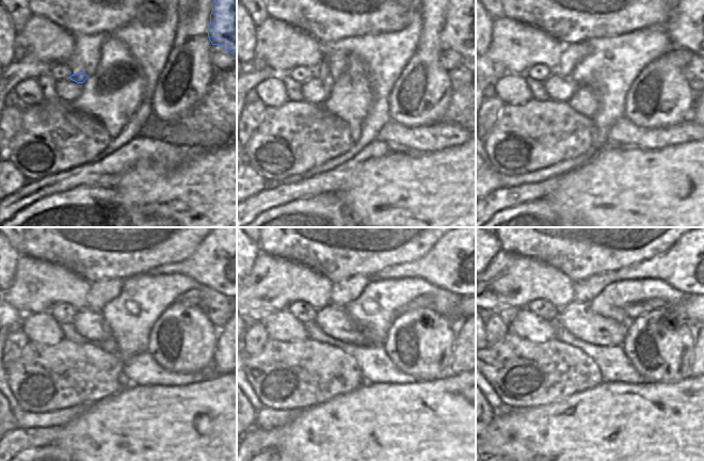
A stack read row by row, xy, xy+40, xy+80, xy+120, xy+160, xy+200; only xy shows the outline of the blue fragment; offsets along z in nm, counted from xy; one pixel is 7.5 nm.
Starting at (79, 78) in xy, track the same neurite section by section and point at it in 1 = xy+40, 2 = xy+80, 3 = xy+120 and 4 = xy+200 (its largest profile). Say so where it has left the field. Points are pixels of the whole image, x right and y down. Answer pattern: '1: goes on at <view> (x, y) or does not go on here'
1: goes on at xy+40 (321, 70)
2: goes on at xy+80 (572, 54)
3: goes on at xy+120 (101, 292)
4: goes on at xy+200 (692, 265)

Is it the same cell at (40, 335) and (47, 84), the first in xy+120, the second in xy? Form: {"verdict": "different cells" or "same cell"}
{"verdict": "different cells"}

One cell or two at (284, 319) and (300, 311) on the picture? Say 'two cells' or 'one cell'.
two cells

